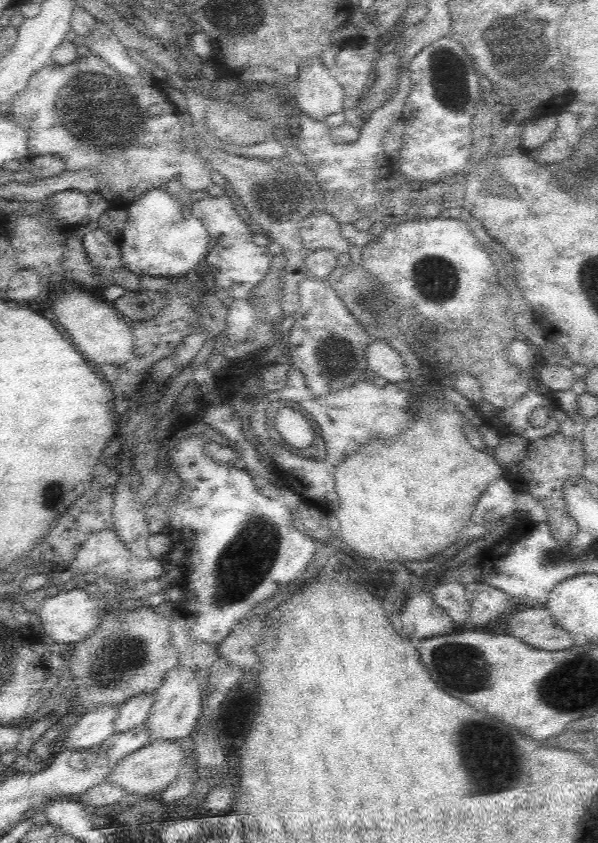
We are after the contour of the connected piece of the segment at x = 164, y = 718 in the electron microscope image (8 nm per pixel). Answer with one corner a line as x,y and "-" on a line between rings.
178,664
166,672
162,684
153,692
154,702
145,720
153,740
182,740
190,737
203,714
203,689
191,666

